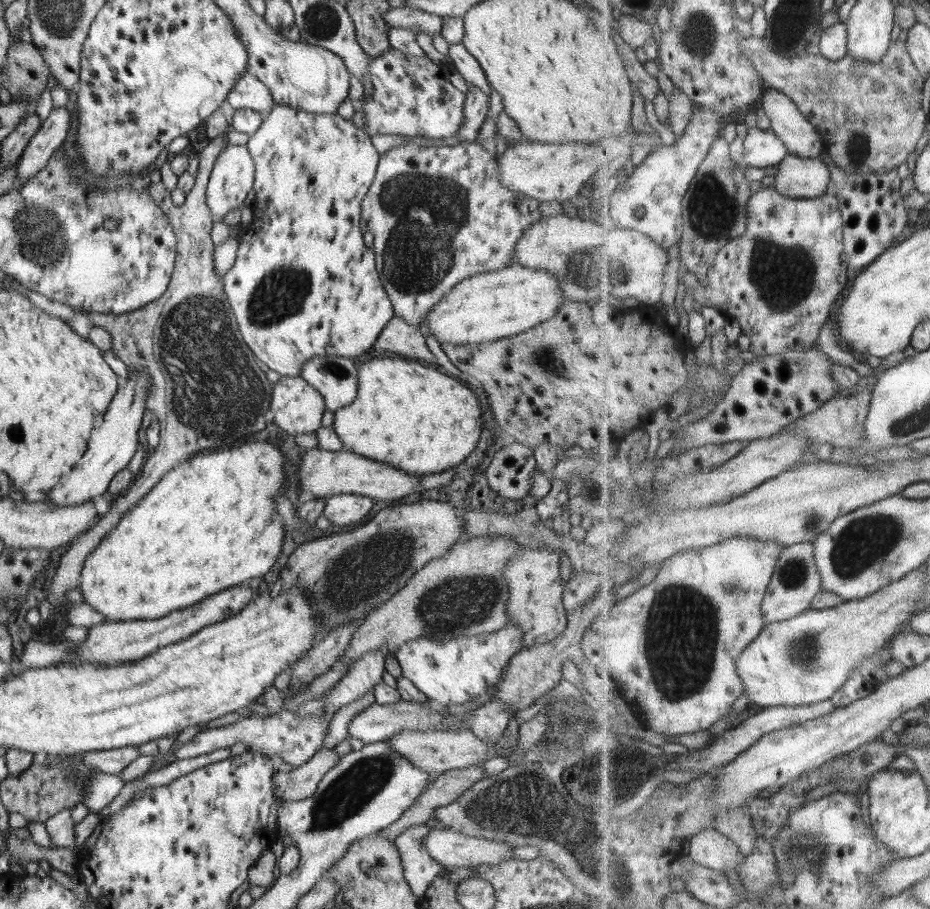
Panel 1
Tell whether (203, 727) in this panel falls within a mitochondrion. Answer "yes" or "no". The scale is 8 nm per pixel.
no

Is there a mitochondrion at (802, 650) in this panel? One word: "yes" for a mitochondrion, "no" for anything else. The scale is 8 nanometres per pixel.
yes

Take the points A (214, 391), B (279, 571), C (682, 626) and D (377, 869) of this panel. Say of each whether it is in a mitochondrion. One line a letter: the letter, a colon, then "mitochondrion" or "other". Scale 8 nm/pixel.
A: mitochondrion
B: other
C: mitochondrion
D: other

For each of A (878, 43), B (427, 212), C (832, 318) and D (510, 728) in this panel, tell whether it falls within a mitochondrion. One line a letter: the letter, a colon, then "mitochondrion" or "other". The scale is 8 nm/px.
A: other
B: mitochondrion
C: other
D: other

